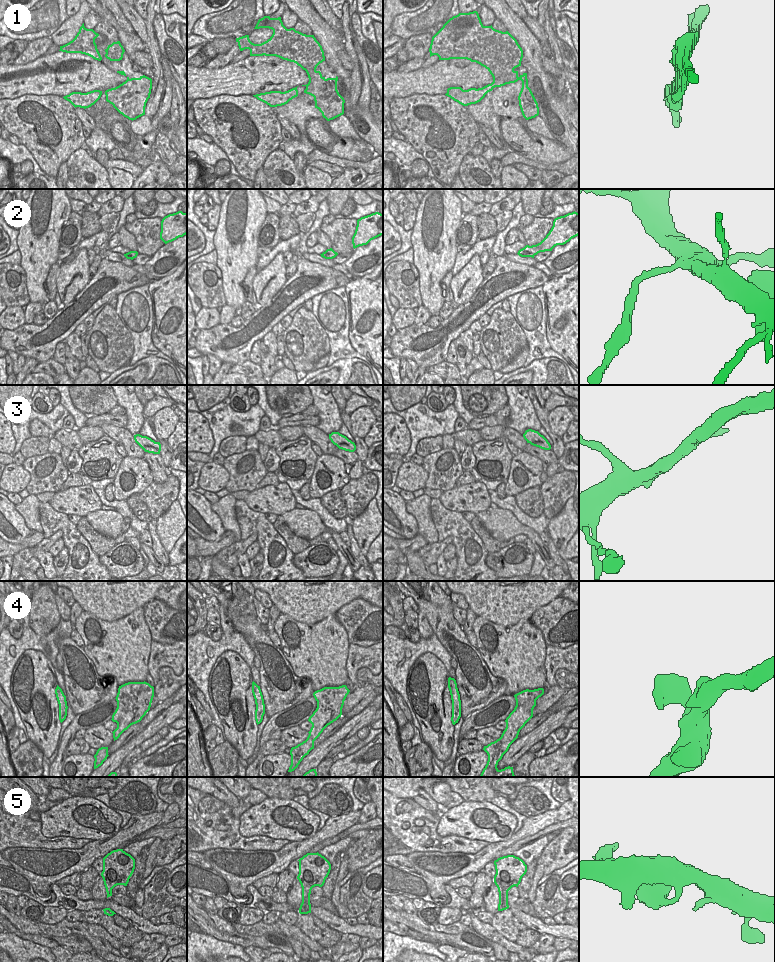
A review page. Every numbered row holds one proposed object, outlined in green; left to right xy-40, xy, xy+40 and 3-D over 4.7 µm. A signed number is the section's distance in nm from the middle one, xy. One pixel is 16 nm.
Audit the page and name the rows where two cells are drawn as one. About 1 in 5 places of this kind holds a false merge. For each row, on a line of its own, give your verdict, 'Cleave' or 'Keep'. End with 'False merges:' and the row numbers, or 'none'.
1: Cleave
2: Cleave
3: Keep
4: Keep
5: Keep
False merges: 1, 2

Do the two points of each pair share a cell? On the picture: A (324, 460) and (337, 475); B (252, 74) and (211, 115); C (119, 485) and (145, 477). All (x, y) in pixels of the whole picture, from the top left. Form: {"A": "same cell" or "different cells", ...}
{"A": "same cell", "B": "different cells", "C": "same cell"}

